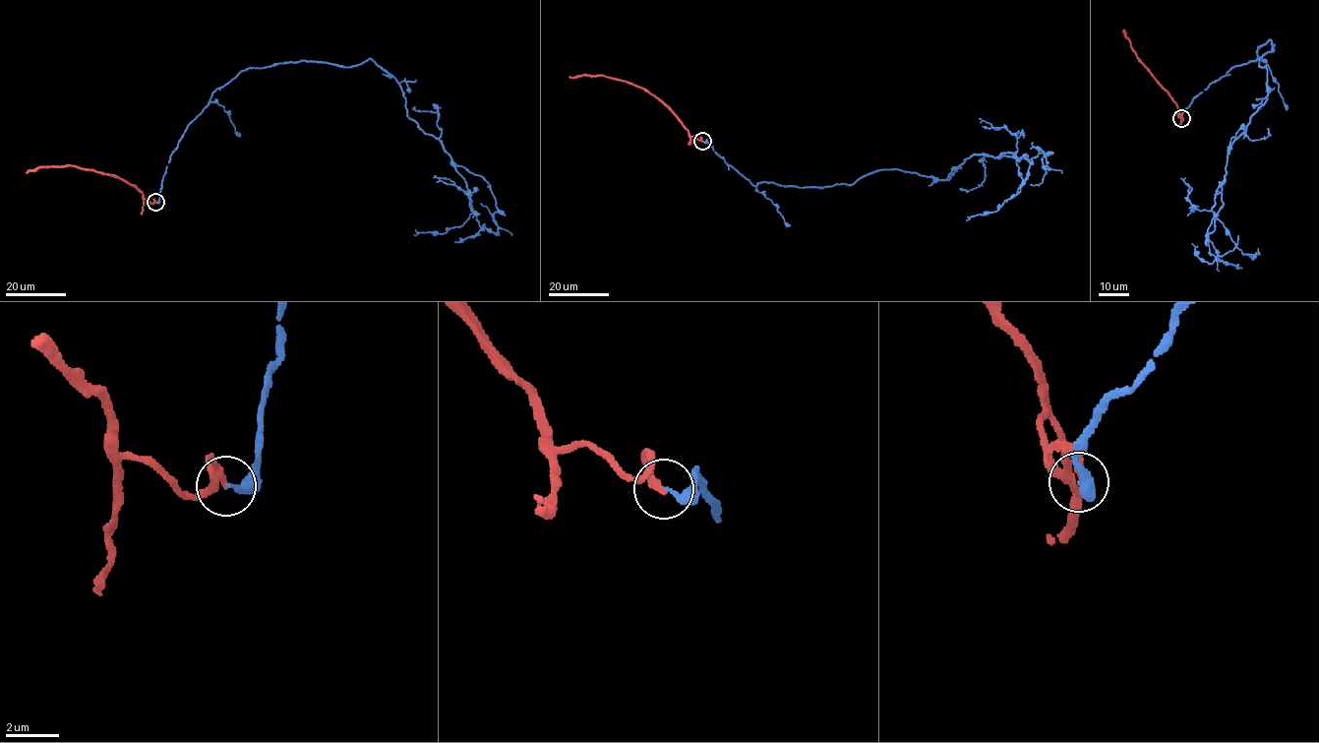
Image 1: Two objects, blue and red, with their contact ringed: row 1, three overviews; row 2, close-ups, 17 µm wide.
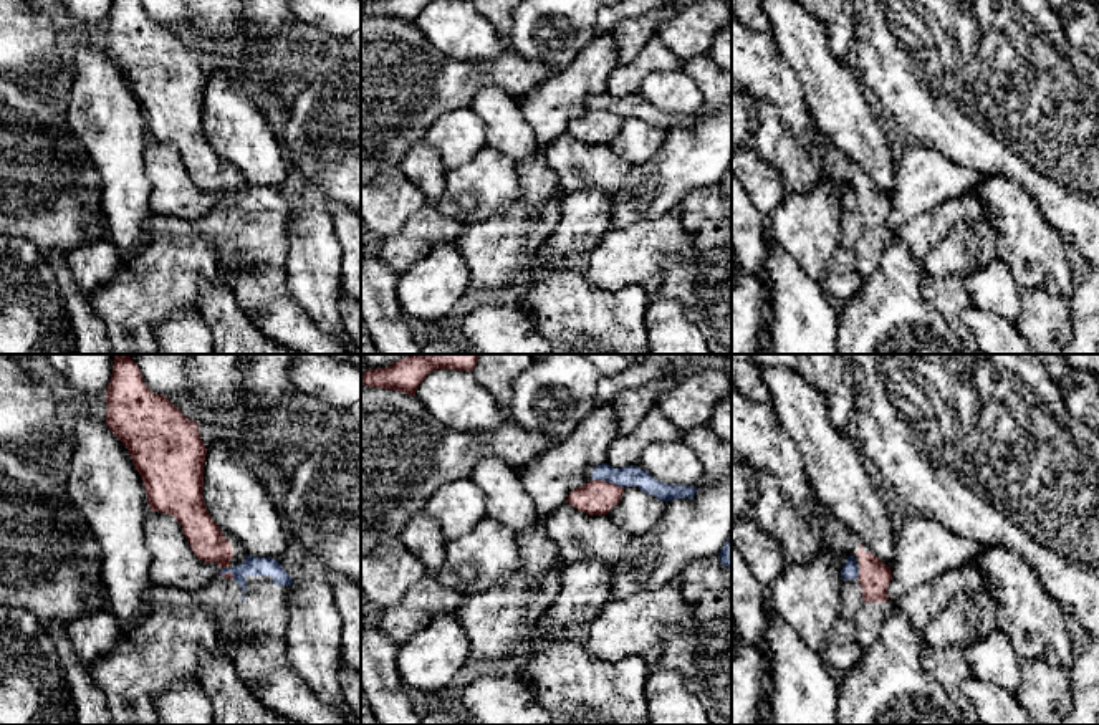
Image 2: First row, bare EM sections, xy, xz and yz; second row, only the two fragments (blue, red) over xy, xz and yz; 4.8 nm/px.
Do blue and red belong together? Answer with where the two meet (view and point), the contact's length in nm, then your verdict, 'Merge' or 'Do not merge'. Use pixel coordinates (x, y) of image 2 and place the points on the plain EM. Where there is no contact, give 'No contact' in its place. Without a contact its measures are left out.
Touches blue at xz (608, 110). Shared border 170 nm. Do not merge

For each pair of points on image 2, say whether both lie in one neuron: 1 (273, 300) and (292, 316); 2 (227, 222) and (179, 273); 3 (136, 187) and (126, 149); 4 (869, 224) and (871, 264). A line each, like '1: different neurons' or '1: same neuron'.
1: same neuron
2: different neurons
3: same neuron
4: same neuron

